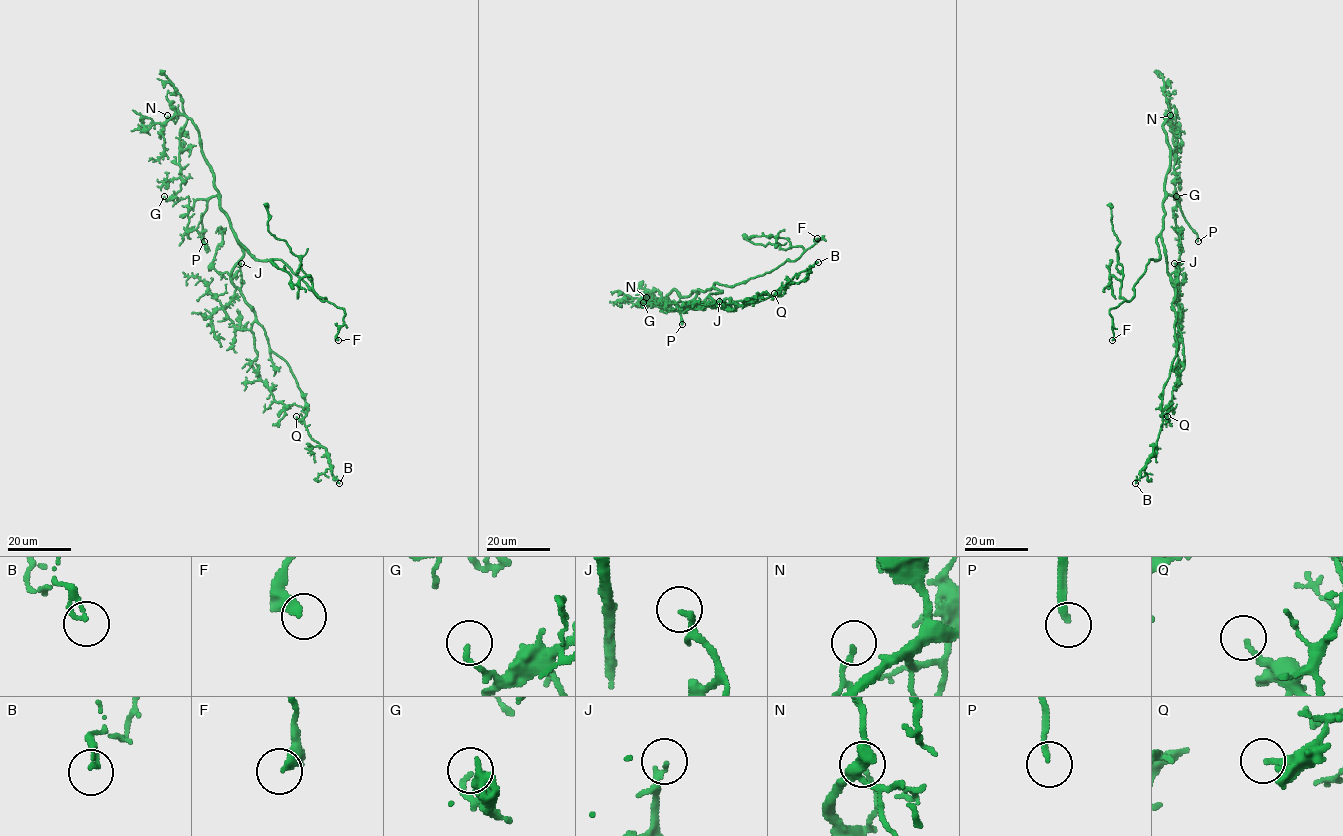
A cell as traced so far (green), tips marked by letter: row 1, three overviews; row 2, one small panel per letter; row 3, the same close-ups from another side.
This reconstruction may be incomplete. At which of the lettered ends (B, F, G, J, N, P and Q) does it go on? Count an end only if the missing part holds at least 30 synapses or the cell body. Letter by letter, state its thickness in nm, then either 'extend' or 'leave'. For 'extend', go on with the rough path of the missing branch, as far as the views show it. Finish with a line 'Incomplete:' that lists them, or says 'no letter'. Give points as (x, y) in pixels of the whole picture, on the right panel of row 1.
B: 150 nm thick; leave
F: 360 nm thick; leave
G: 150 nm thick; leave
J: 160 nm thick; extend; missing branch runs (1174, 263), (1164, 248)
N: 140 nm thick; leave
P: 200 nm thick; extend; missing branch runs (1198, 241), (1205, 265), (1205, 280), (1197, 297), (1194, 315), (1188, 324), (1195, 333), (1193, 334)
Q: 170 nm thick; leave
Incomplete: J, P

